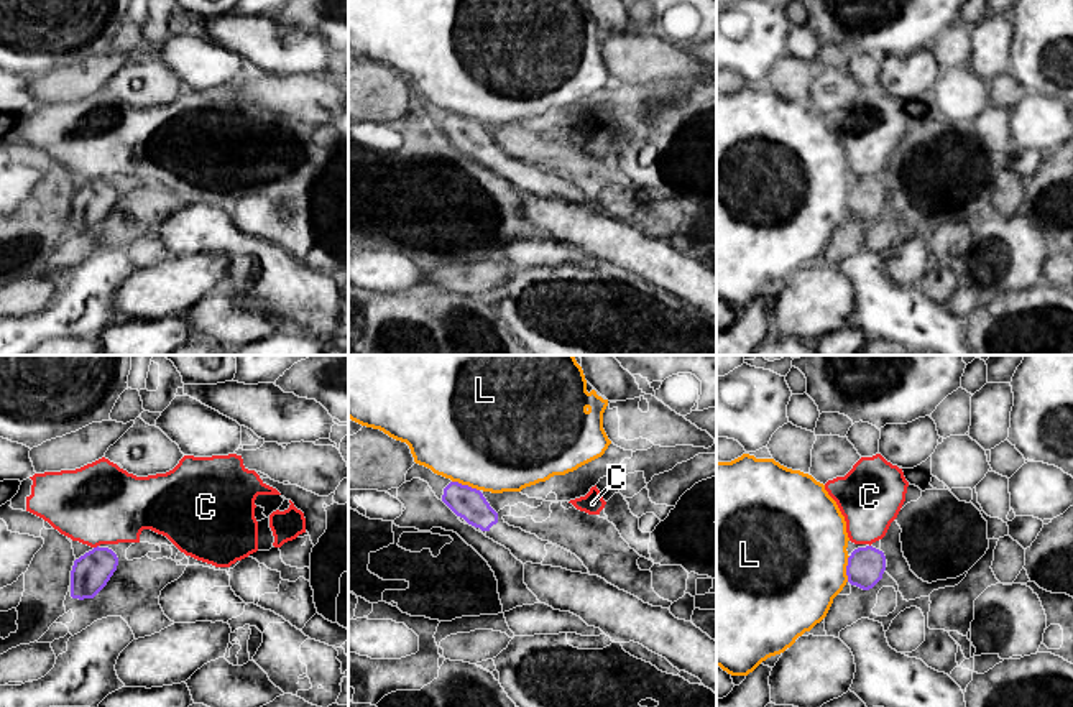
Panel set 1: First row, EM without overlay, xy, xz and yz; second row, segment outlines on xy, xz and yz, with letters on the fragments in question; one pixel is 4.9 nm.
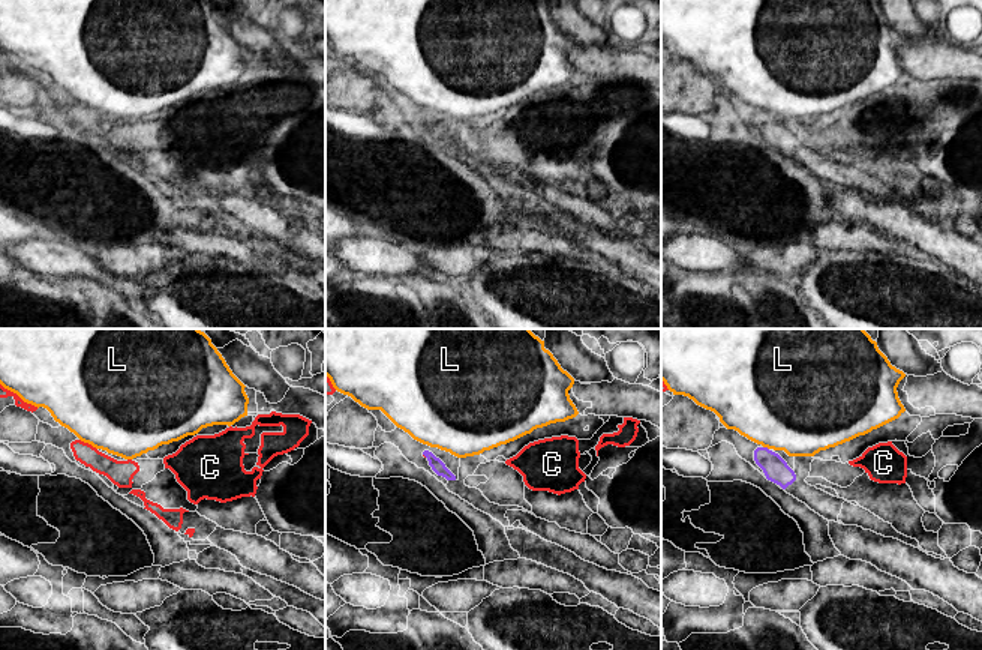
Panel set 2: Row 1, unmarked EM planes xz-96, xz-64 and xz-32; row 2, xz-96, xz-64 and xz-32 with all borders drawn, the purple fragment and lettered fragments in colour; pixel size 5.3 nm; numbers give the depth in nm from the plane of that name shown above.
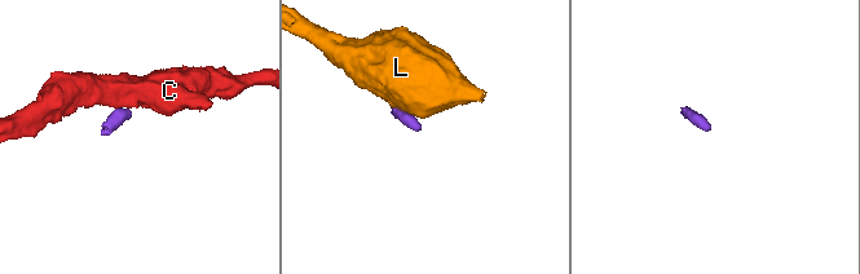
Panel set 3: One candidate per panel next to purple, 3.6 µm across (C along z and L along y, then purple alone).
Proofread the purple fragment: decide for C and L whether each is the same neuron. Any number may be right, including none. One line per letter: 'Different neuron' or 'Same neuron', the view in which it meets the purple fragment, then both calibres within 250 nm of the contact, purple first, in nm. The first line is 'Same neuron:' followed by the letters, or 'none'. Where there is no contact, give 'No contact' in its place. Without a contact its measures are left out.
Same neuron: none
C: Different neuron. Touches purple in xy. Thickness 190 nm (purple) against 400 nm
L: Different neuron. Touches purple in xz. Thickness 160 nm (purple) against 500 nm

